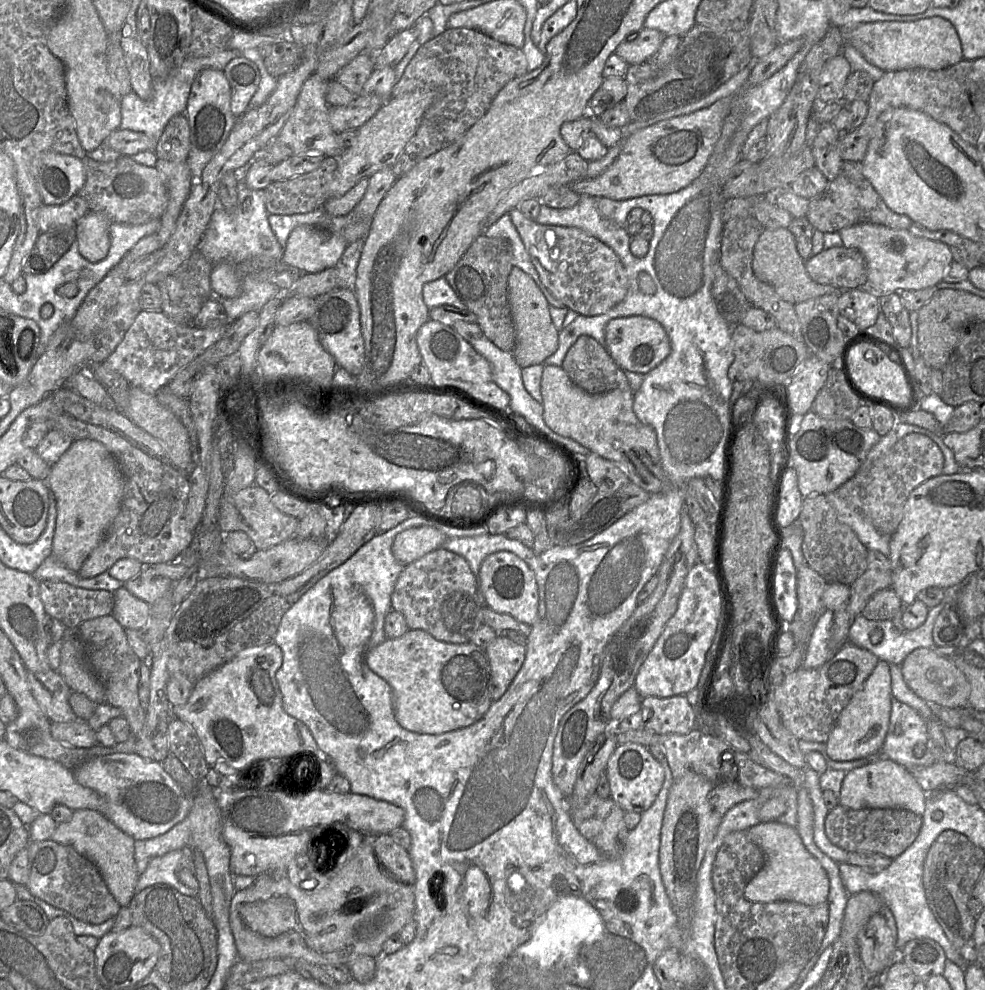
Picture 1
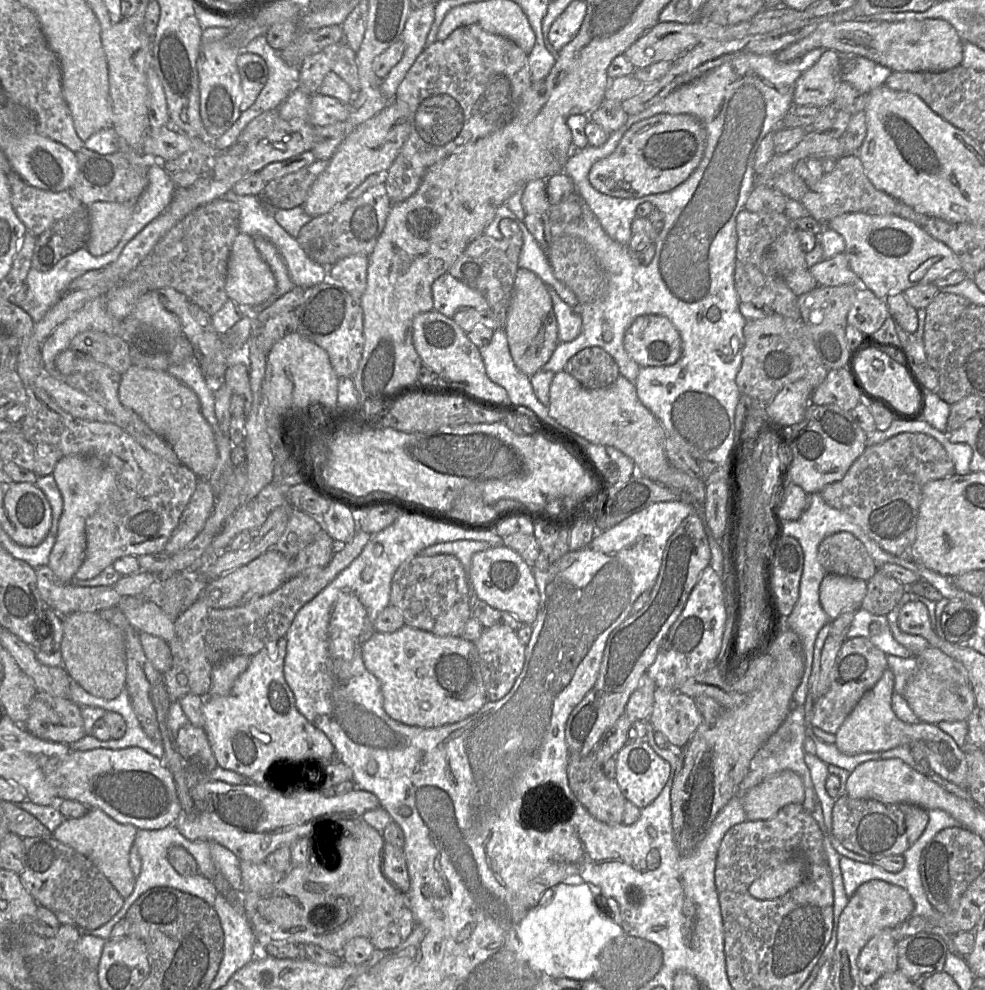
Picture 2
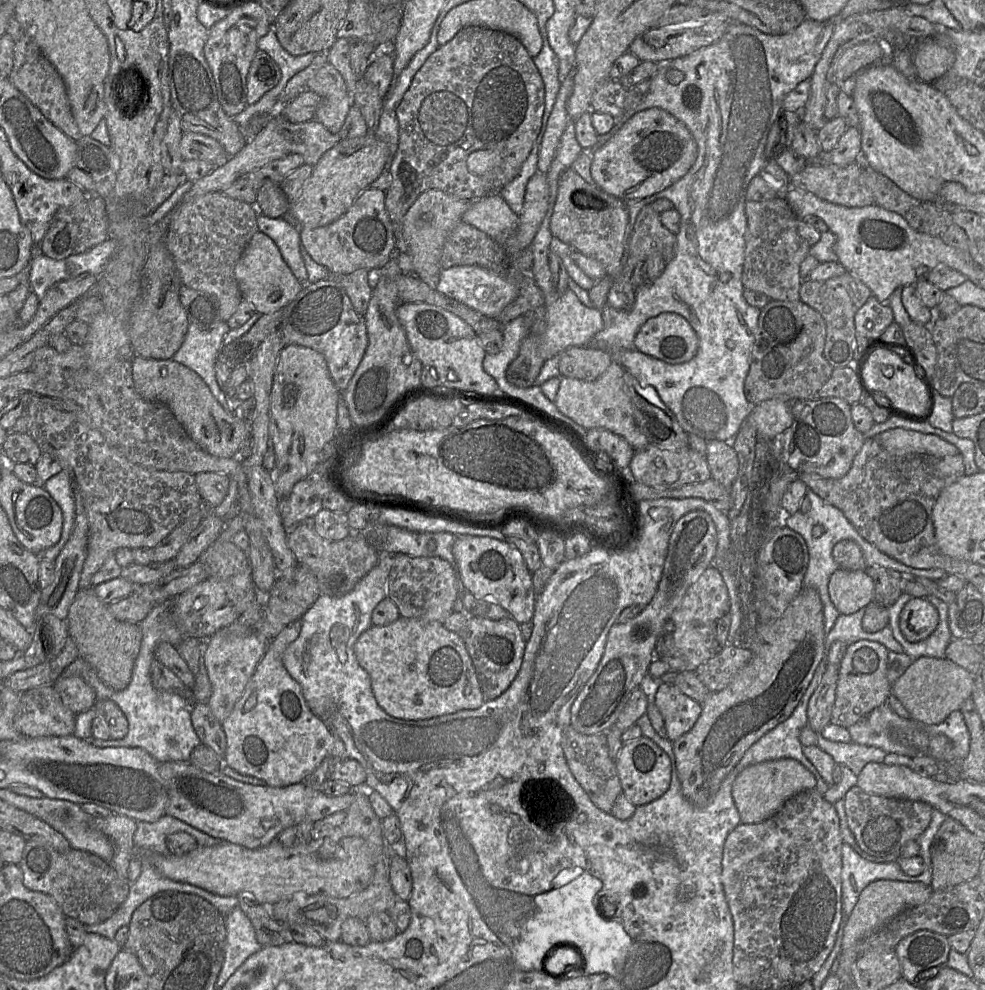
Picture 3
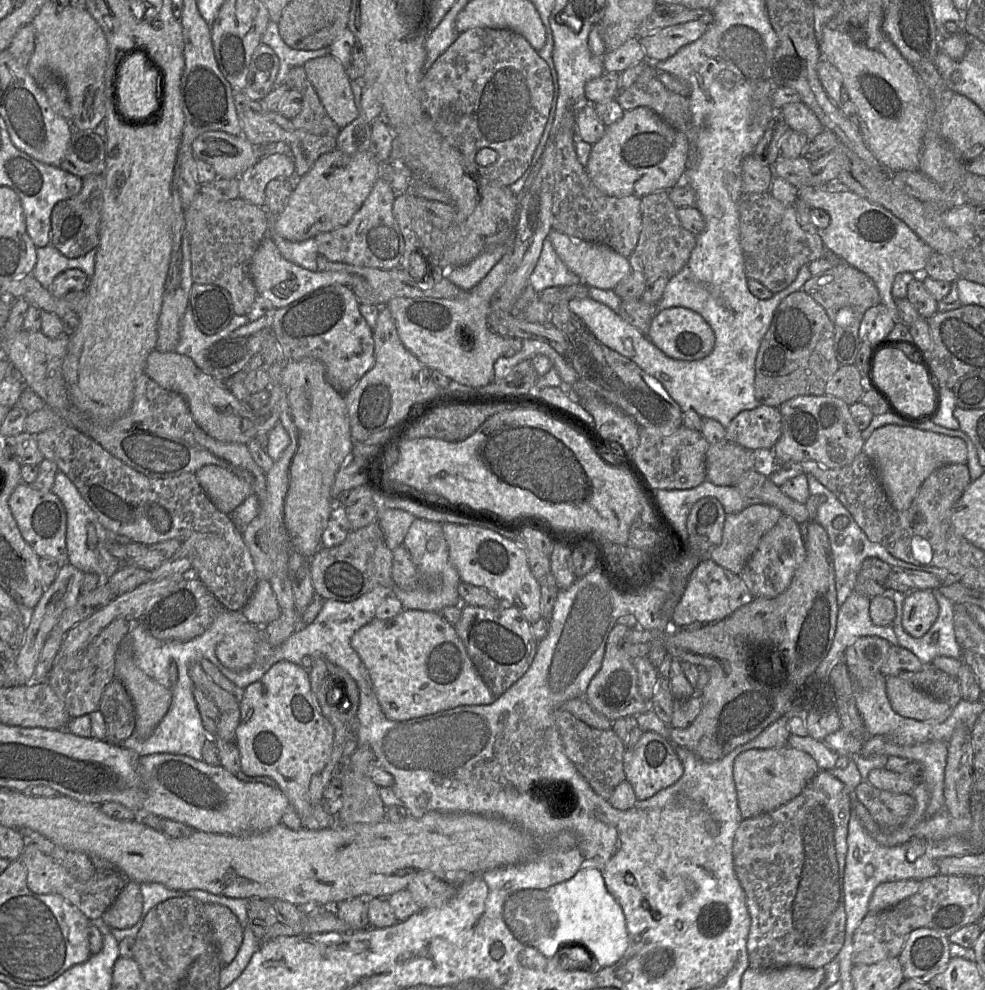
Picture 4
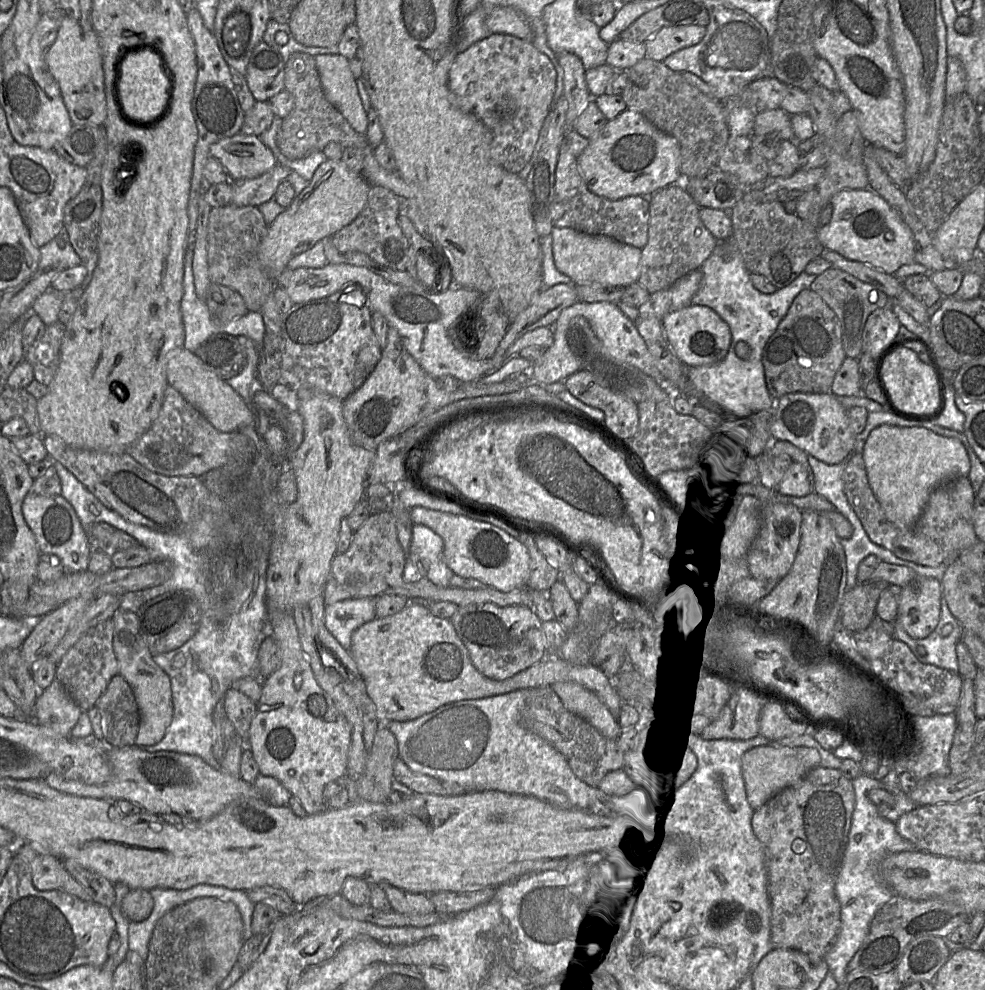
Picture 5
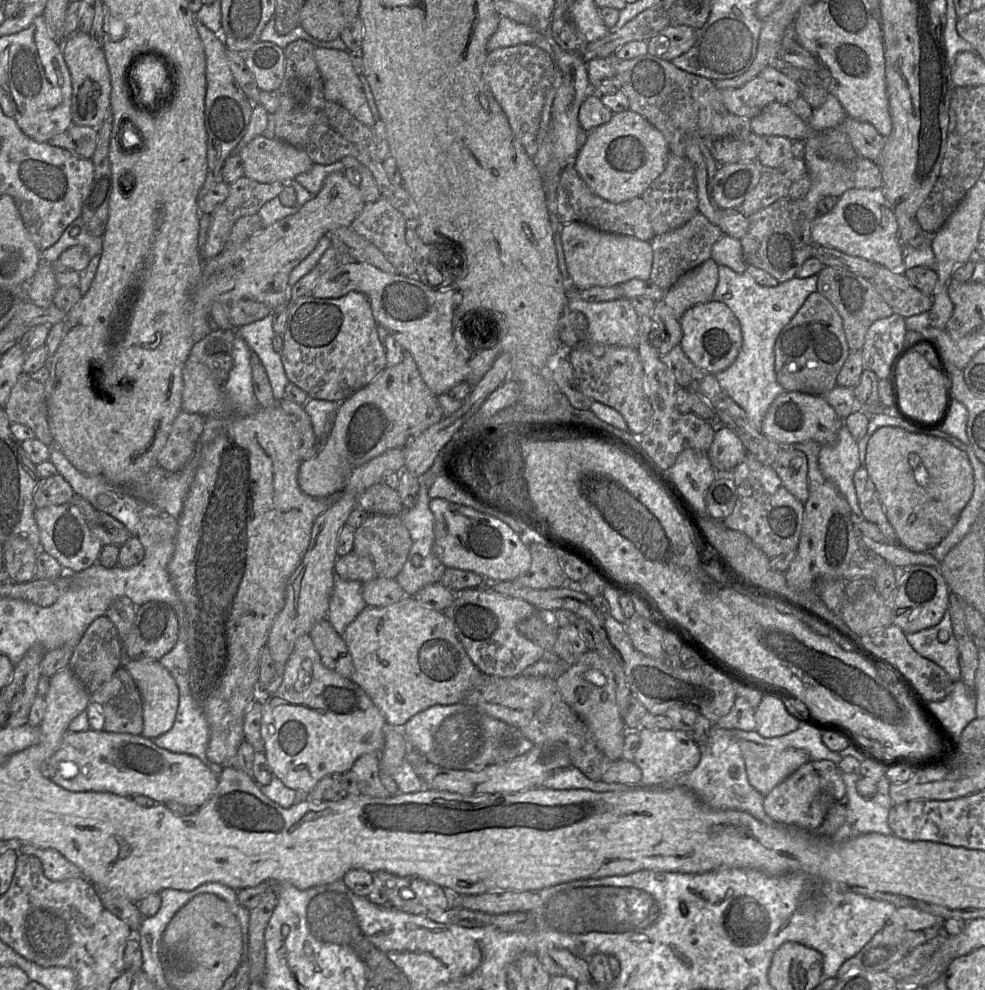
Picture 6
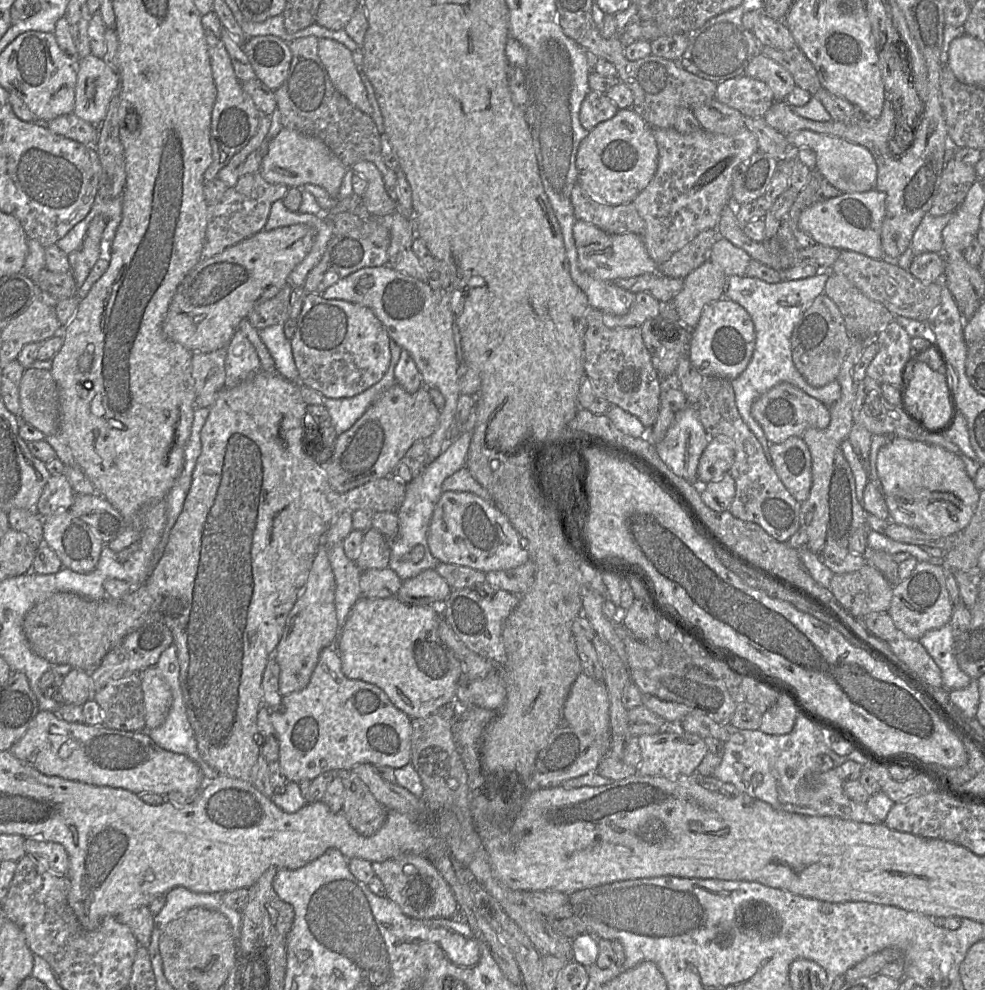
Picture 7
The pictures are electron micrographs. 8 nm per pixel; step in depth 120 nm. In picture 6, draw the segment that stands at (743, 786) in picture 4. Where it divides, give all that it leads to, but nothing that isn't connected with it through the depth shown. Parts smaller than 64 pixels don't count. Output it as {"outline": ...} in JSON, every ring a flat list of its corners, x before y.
{"outline":[[739,741,747,779,761,795,766,796,775,786,810,761,803,749,779,750,749,741]]}

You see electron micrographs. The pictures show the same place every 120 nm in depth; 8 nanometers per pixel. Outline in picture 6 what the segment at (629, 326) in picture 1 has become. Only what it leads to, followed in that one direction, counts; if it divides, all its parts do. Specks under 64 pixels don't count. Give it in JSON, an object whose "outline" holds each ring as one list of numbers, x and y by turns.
{"outline":[[716,300,699,303,685,311,679,322,682,328,680,346,699,369,715,375,728,368,737,358,743,340,741,325,725,303]]}

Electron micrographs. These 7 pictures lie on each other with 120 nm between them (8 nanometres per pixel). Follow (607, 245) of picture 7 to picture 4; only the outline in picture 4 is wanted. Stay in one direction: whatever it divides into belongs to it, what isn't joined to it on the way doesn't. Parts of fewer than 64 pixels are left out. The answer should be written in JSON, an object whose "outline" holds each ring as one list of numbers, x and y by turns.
{"outline":[[554,229,549,232,548,238,563,263,578,275,588,287,614,289,621,280,632,272,629,259,606,245,574,240]]}

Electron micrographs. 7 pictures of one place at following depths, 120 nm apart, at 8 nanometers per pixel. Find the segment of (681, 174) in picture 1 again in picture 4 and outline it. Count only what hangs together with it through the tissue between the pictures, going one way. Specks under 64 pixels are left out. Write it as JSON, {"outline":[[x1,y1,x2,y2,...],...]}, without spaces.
{"outline":[[646,107,625,111,623,117,606,127,603,137,592,145,585,167,593,184,613,197,642,198,678,186,686,169,689,143,684,133,674,129]]}

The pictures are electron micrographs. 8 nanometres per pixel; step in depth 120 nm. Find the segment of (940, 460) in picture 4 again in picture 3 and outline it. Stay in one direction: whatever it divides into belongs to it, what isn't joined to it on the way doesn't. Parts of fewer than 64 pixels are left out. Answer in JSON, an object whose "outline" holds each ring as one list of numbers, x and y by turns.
{"outline":[[903,428,886,430,873,439,895,456,927,454,937,457,959,455,959,449,934,434,925,434]]}

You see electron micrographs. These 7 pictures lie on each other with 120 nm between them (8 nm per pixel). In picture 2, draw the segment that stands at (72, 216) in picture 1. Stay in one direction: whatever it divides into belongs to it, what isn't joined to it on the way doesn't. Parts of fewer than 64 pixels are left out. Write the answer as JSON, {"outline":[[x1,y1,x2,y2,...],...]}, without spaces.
{"outline":[[7,162,10,167,6,174,11,189,11,204,26,229,36,237,83,205,73,188,51,192,33,187]]}

